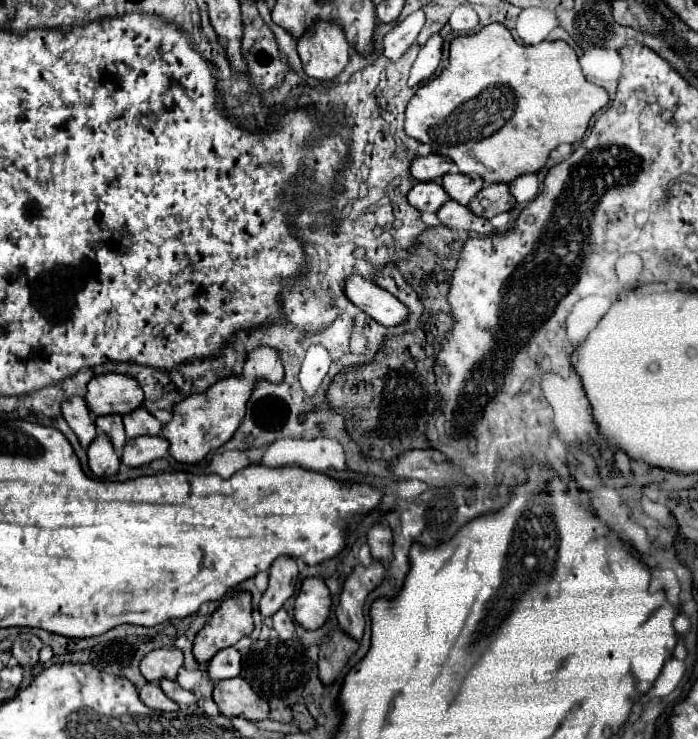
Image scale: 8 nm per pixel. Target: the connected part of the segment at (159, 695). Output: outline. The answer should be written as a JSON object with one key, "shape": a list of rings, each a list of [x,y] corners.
{"shape":[[[147,682],[141,690],[139,690],[139,696],[141,696],[141,702],[145,702],[145,706],[153,708],[153,710],[161,710],[161,712],[171,712],[171,710],[177,710],[179,706],[169,700],[163,690],[157,686],[157,684],[151,684]]]}

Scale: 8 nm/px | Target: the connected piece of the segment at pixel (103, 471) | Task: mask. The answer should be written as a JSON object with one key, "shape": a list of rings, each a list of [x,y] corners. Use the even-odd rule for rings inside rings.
{"shape":[[[99,434],[91,442],[87,456],[89,456],[89,468],[95,476],[111,476],[119,470],[121,458],[113,450],[113,446],[111,446],[109,438],[105,438],[105,434]]]}

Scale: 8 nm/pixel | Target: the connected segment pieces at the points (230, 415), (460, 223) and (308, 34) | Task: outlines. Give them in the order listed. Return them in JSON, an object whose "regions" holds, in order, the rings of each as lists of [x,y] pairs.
{"regions":[[[[257,348],[249,354],[245,362],[245,370],[239,376],[231,376],[215,382],[209,390],[191,394],[185,400],[177,402],[173,408],[173,418],[163,426],[163,438],[169,440],[169,454],[183,464],[199,464],[211,450],[221,448],[231,440],[237,426],[245,416],[245,404],[251,396],[253,384],[259,378],[267,378],[269,382],[283,380],[283,366],[275,350]]],[[[453,200],[445,202],[439,212],[437,212],[439,220],[443,226],[449,228],[461,228],[467,232],[477,232],[477,234],[491,234],[495,232],[495,228],[491,226],[491,222],[487,218],[477,218],[477,214],[473,214],[469,210],[469,206],[461,206]]],[[[317,20],[297,40],[297,52],[301,56],[307,76],[319,80],[331,80],[339,76],[349,60],[349,44],[339,26]]]]}

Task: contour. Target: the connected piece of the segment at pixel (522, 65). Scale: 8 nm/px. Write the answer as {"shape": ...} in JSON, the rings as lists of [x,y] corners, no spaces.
{"shape":[[[489,24],[485,28],[481,28],[479,32],[475,34],[469,34],[469,36],[457,36],[453,42],[451,42],[451,52],[449,52],[449,64],[447,68],[443,68],[443,72],[433,78],[431,82],[427,82],[425,86],[421,86],[417,90],[417,94],[411,98],[409,106],[407,106],[407,112],[405,112],[405,132],[411,136],[411,138],[417,138],[419,142],[425,142],[433,148],[435,154],[441,154],[441,156],[449,156],[461,174],[477,174],[481,176],[485,182],[513,182],[517,176],[523,176],[523,174],[535,174],[539,172],[545,162],[549,160],[551,152],[561,146],[561,144],[575,144],[577,140],[583,138],[585,130],[587,130],[587,124],[591,120],[591,116],[601,110],[605,104],[609,102],[609,96],[605,92],[605,88],[597,86],[597,84],[591,84],[587,82],[587,78],[583,76],[581,72],[581,66],[579,66],[579,60],[577,60],[577,54],[571,50],[571,46],[567,42],[549,42],[549,40],[543,40],[535,46],[523,46],[523,44],[517,44],[511,36],[511,32],[503,26],[503,24]]]}

